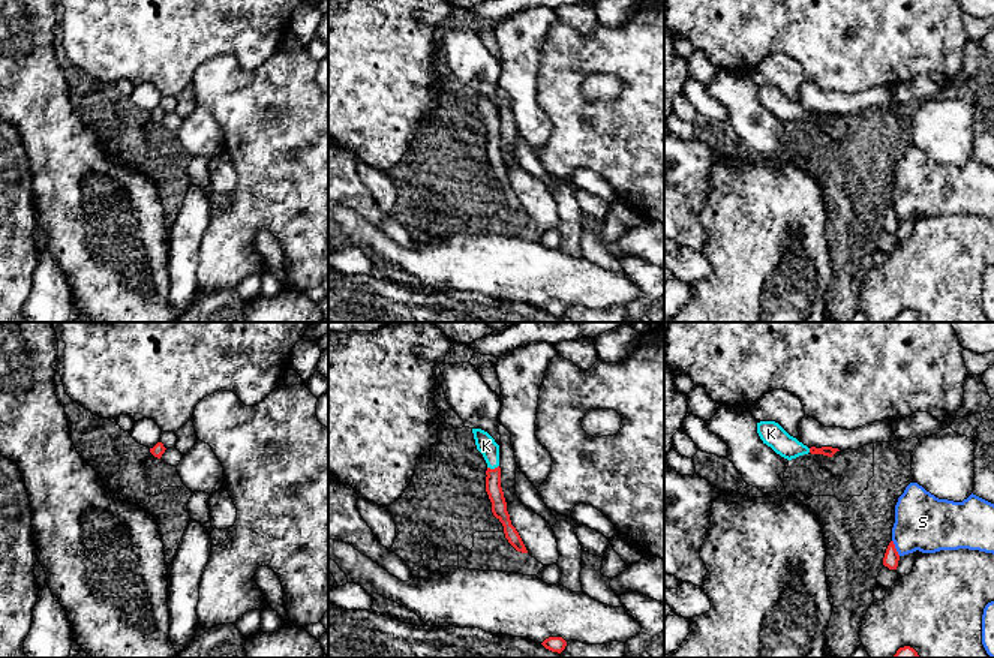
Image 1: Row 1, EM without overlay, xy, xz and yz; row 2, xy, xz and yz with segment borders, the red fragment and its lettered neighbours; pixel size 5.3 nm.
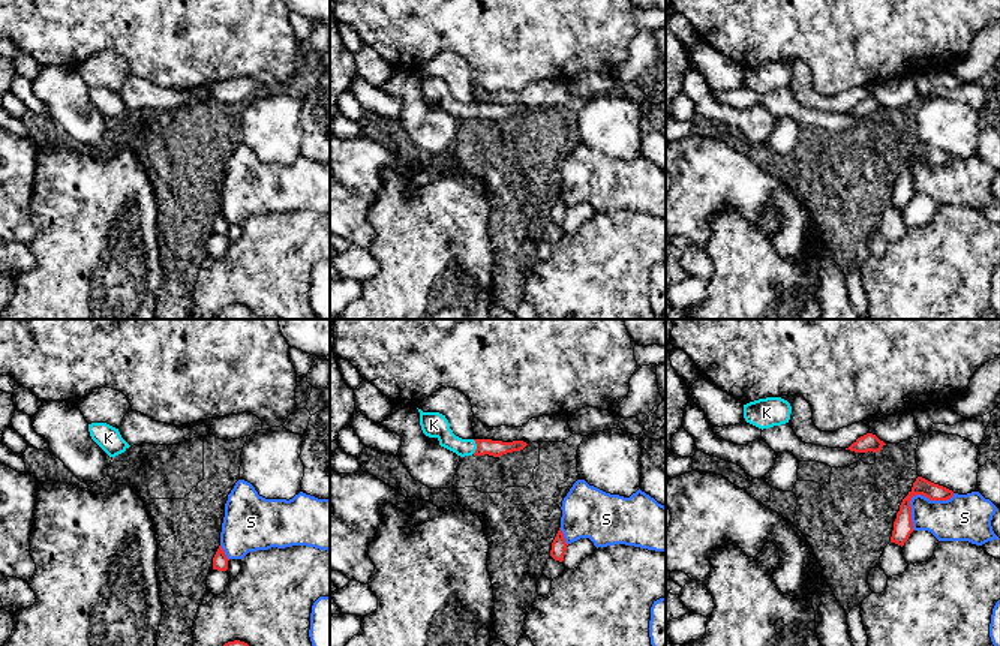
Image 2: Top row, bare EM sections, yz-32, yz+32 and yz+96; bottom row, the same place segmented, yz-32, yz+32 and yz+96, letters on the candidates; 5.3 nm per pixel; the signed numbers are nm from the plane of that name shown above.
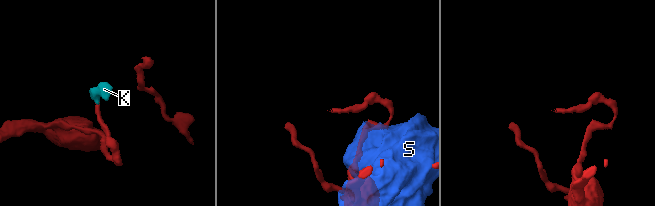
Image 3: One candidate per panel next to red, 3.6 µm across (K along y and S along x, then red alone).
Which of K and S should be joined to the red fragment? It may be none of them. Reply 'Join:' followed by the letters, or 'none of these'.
Join: K

